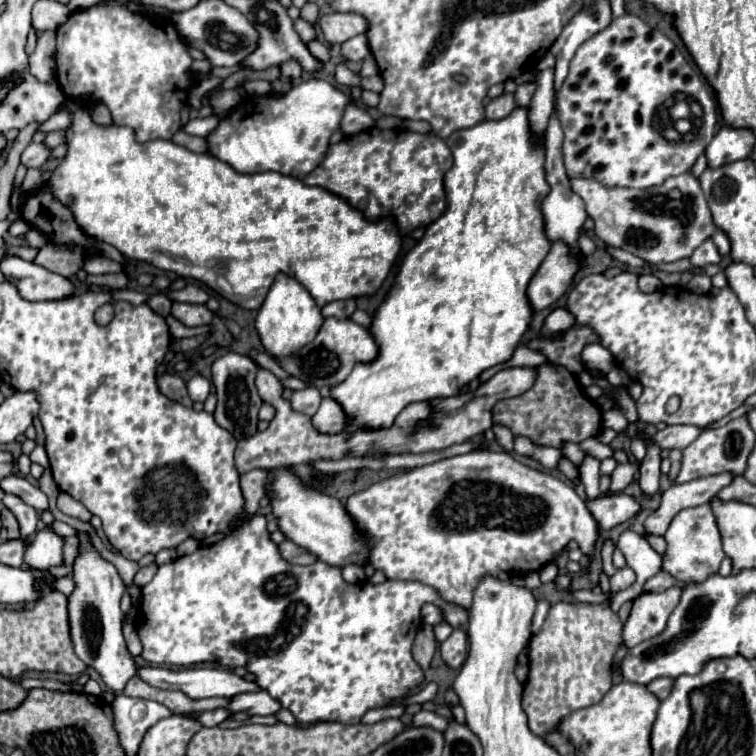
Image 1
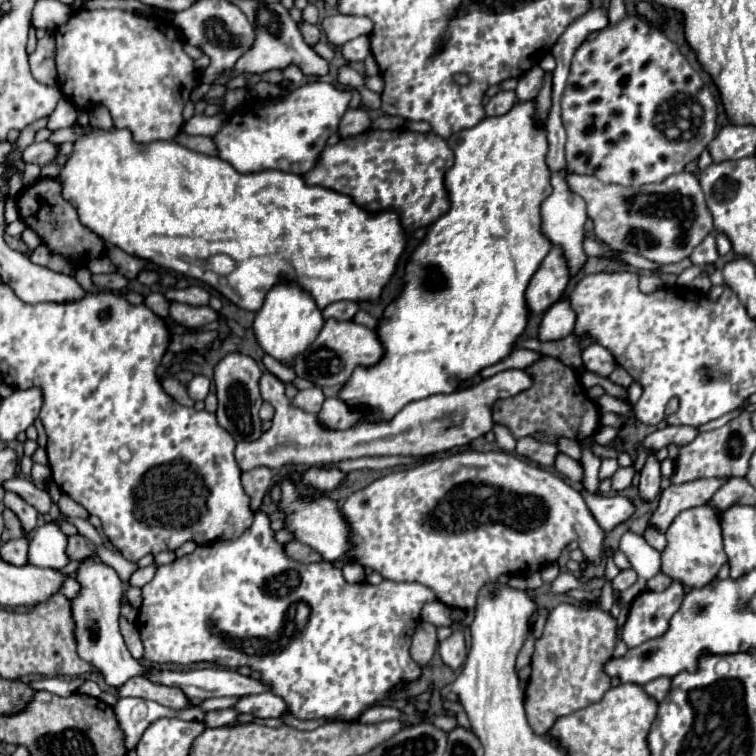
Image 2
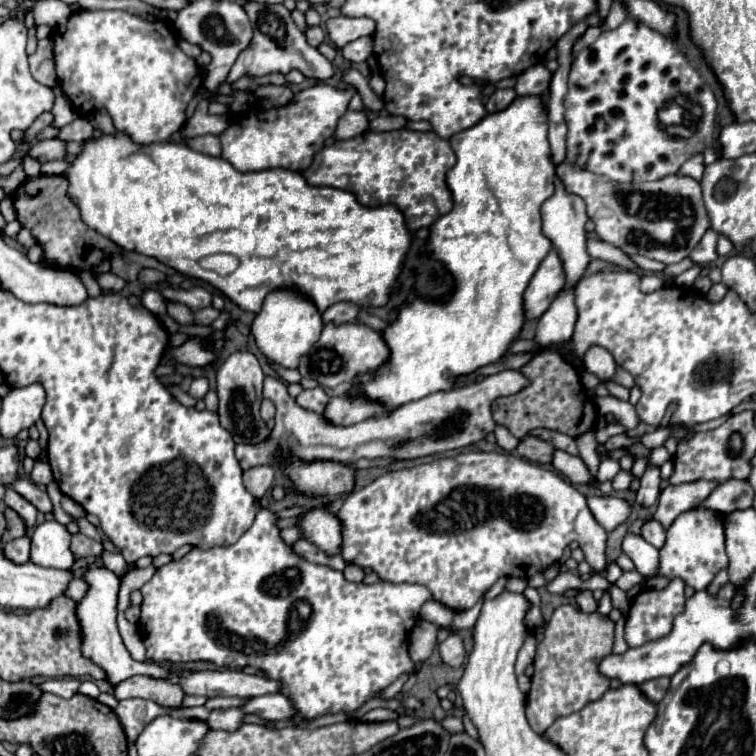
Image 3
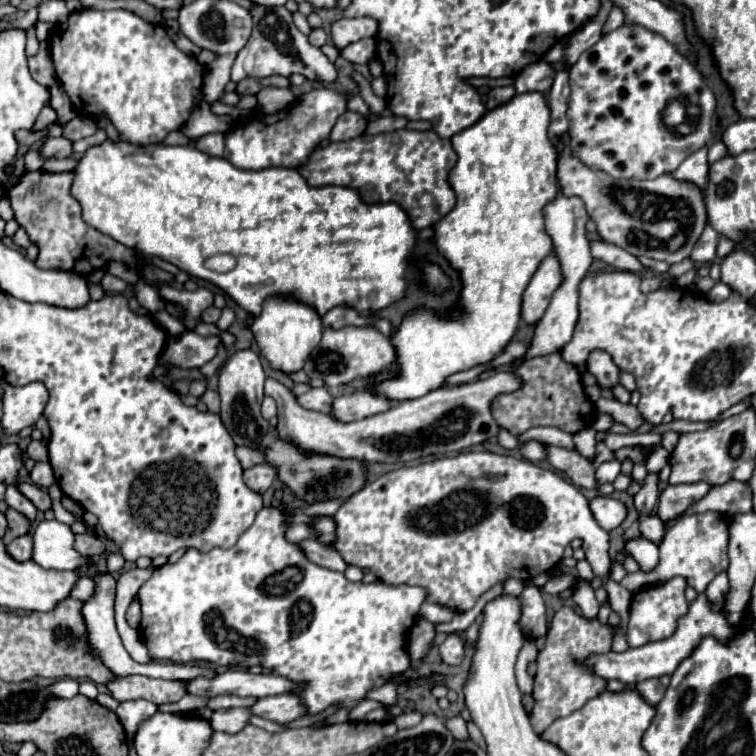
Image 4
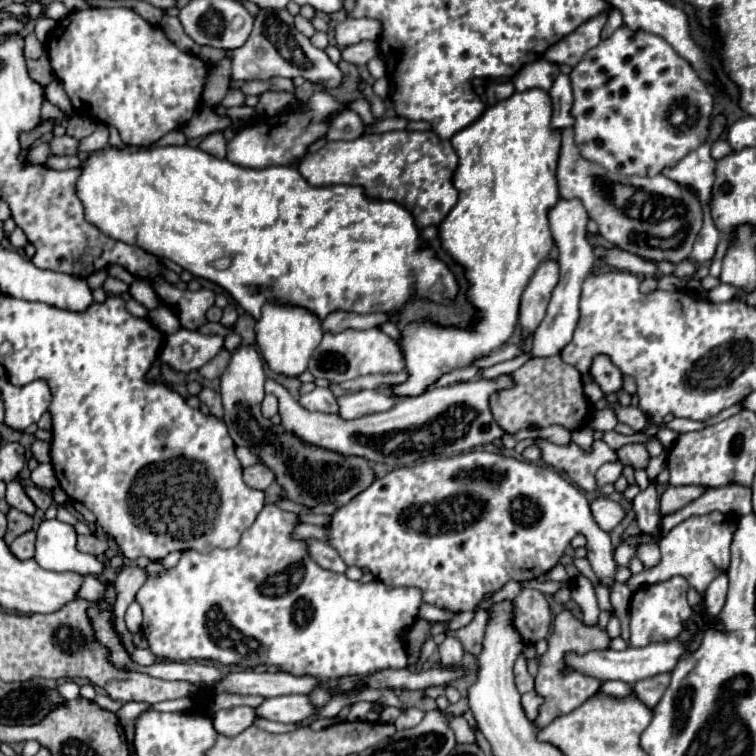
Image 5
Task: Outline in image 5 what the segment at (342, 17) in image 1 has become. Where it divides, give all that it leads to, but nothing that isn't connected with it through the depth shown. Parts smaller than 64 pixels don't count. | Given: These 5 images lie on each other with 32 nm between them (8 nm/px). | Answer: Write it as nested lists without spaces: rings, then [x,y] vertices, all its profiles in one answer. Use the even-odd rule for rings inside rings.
[[[348,18],[334,30],[338,46],[352,46],[362,40],[380,40],[382,24],[372,18]]]

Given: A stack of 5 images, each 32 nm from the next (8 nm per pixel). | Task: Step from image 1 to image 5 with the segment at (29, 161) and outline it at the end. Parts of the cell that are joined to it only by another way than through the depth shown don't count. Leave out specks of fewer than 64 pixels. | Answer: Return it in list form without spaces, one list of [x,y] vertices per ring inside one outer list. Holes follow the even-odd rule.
[[[56,136],[52,140],[52,154],[78,154],[78,146],[80,146],[80,140],[74,138],[74,136]]]

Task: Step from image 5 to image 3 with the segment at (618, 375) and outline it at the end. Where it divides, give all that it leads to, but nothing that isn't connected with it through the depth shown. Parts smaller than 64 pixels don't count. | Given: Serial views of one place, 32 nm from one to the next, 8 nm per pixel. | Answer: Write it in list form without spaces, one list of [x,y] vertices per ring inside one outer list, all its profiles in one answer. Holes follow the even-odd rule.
[[[590,348],[584,356],[584,368],[598,376],[600,382],[612,382],[616,376],[616,362],[608,350]]]

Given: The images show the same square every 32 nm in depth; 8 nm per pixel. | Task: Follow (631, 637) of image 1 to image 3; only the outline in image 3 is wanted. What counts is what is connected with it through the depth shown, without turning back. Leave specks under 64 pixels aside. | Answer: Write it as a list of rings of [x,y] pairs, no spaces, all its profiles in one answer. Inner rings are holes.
[[[674,578],[670,580],[670,584],[662,590],[654,590],[654,588],[644,588],[638,596],[632,598],[632,606],[630,606],[630,614],[626,620],[626,642],[630,648],[646,644],[650,640],[658,640],[664,638],[672,632],[674,626],[674,616],[684,612],[684,580]]]

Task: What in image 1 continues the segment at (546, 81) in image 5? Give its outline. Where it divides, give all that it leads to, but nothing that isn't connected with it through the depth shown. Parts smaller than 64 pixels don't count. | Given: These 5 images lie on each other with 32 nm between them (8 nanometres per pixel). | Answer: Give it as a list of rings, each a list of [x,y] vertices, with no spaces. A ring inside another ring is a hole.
[[[528,80],[528,82],[522,82],[518,88],[516,88],[516,104],[528,104],[530,98],[534,96],[536,92],[536,80]]]

